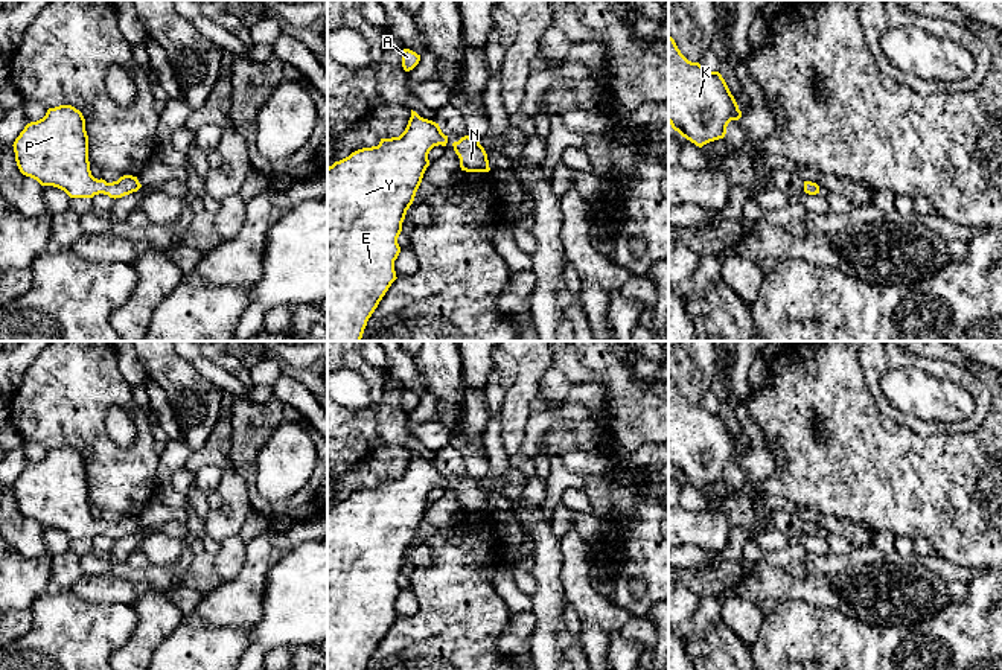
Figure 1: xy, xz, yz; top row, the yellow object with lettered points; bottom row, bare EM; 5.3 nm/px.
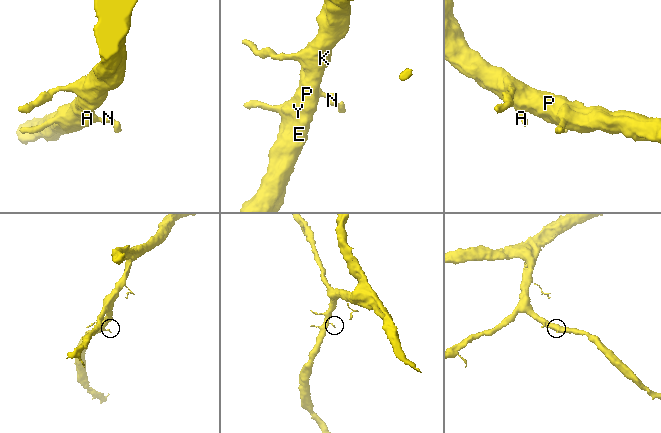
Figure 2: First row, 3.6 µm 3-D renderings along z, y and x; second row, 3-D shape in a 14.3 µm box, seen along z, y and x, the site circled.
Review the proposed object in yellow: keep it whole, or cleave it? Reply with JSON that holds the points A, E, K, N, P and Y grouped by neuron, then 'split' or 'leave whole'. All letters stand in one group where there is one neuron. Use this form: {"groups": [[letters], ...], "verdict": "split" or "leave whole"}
{"groups": [["A", "E", "K", "N", "P", "Y"]], "verdict": "leave whole"}

